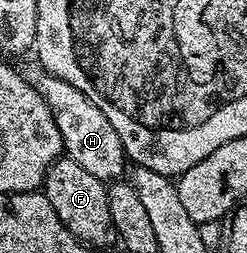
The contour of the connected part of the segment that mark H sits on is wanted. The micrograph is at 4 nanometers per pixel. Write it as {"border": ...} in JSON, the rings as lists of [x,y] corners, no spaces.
{"border":[[[41,67],[33,68],[25,70],[24,76],[48,103],[56,119],[56,127],[60,127],[65,156],[80,163],[80,167],[84,167],[84,171],[89,171],[91,175],[96,175],[96,179],[107,183],[119,180],[125,174],[122,172],[128,166],[128,158],[120,135],[116,135],[116,127],[108,123],[108,115],[104,115],[104,111],[100,111],[100,107],[96,107],[96,103],[88,100],[83,93],[76,91],[72,83],[64,83],[64,79]]]}

